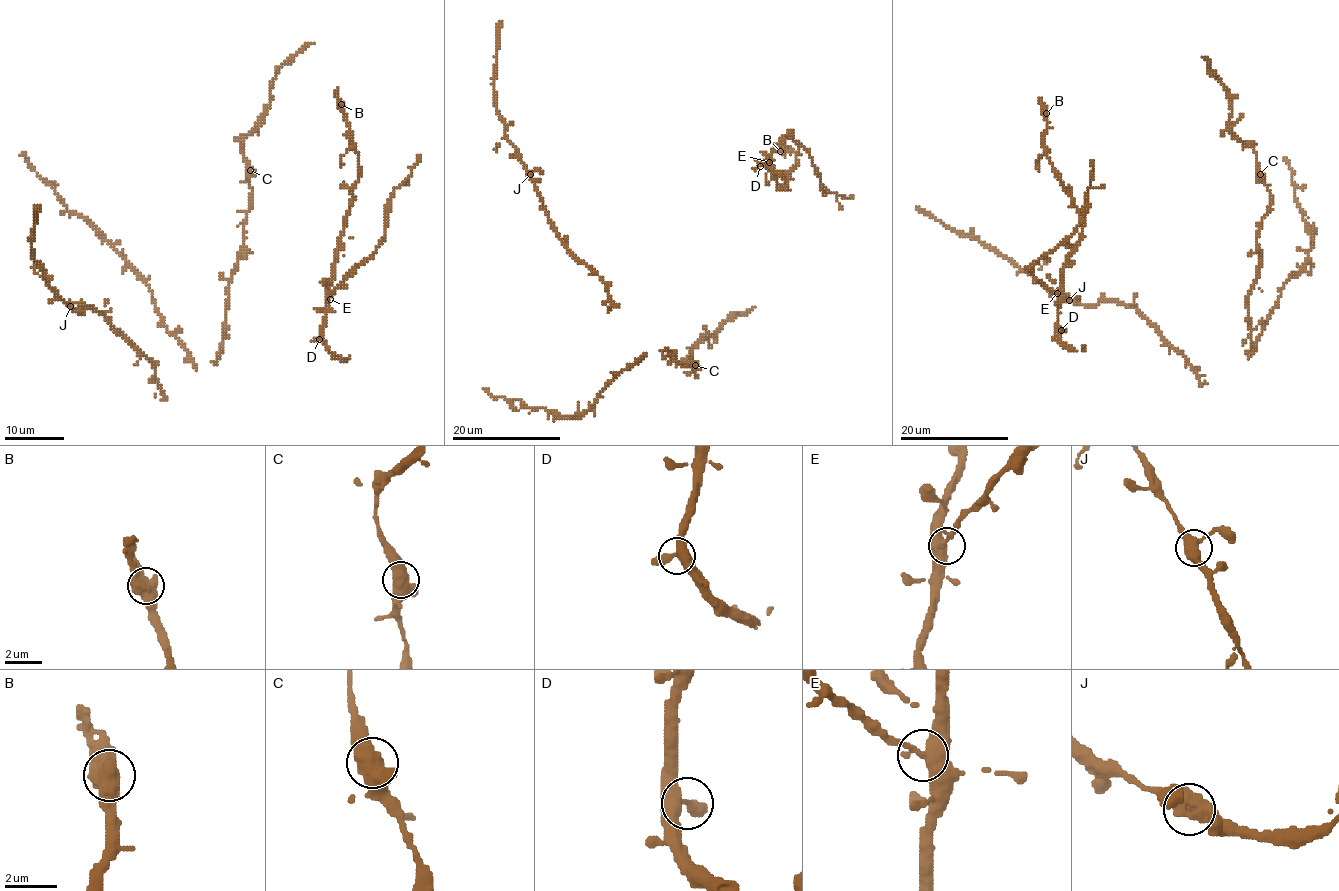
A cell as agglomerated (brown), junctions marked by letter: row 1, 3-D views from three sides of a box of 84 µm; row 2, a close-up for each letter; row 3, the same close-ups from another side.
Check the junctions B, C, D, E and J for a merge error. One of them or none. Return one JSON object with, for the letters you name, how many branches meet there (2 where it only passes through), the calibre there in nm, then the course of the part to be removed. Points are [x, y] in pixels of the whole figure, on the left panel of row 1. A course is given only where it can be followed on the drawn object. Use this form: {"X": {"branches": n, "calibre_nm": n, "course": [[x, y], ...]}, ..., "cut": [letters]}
{"cut": []}

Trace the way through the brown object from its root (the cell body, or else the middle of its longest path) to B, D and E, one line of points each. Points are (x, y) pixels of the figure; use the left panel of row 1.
B: (346, 221), (352, 187), (359, 178), (359, 156), (341, 104)
D: (346, 221), (328, 290), (325, 325), (319, 339)
E: (346, 221), (328, 290), (330, 299)

